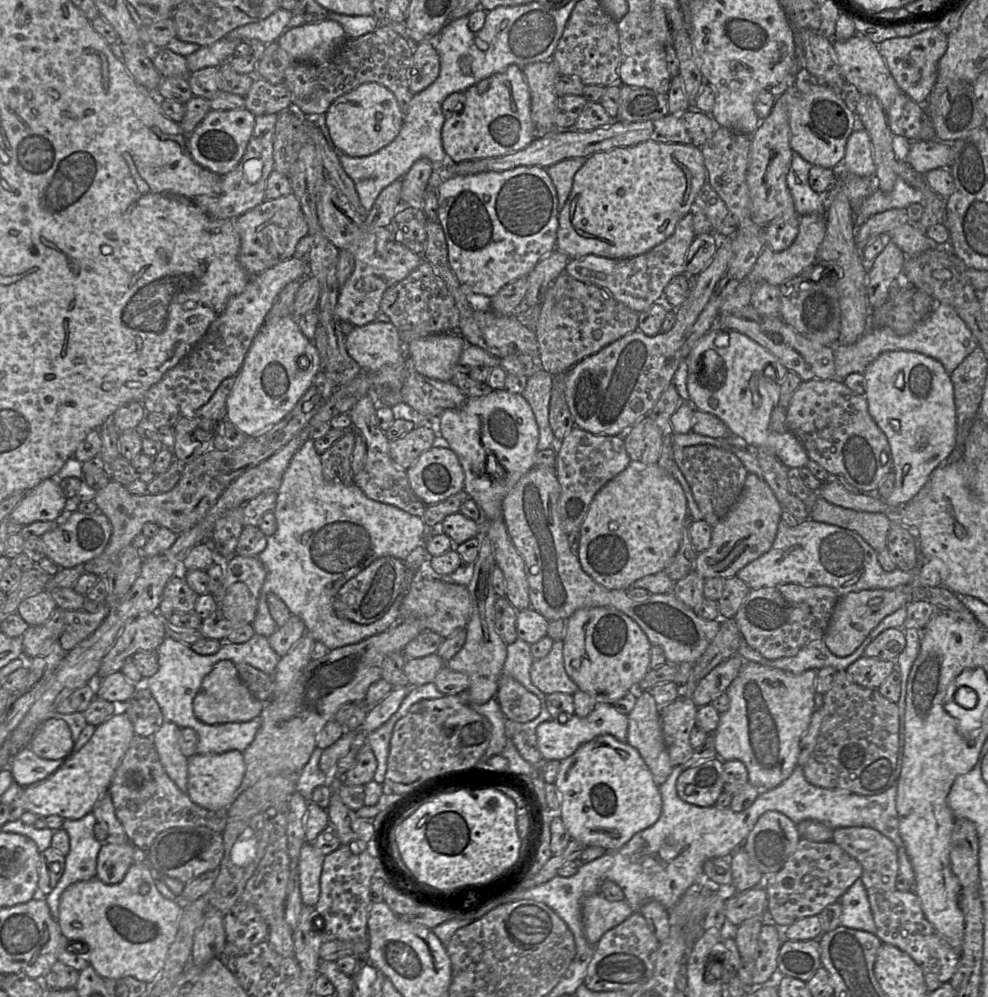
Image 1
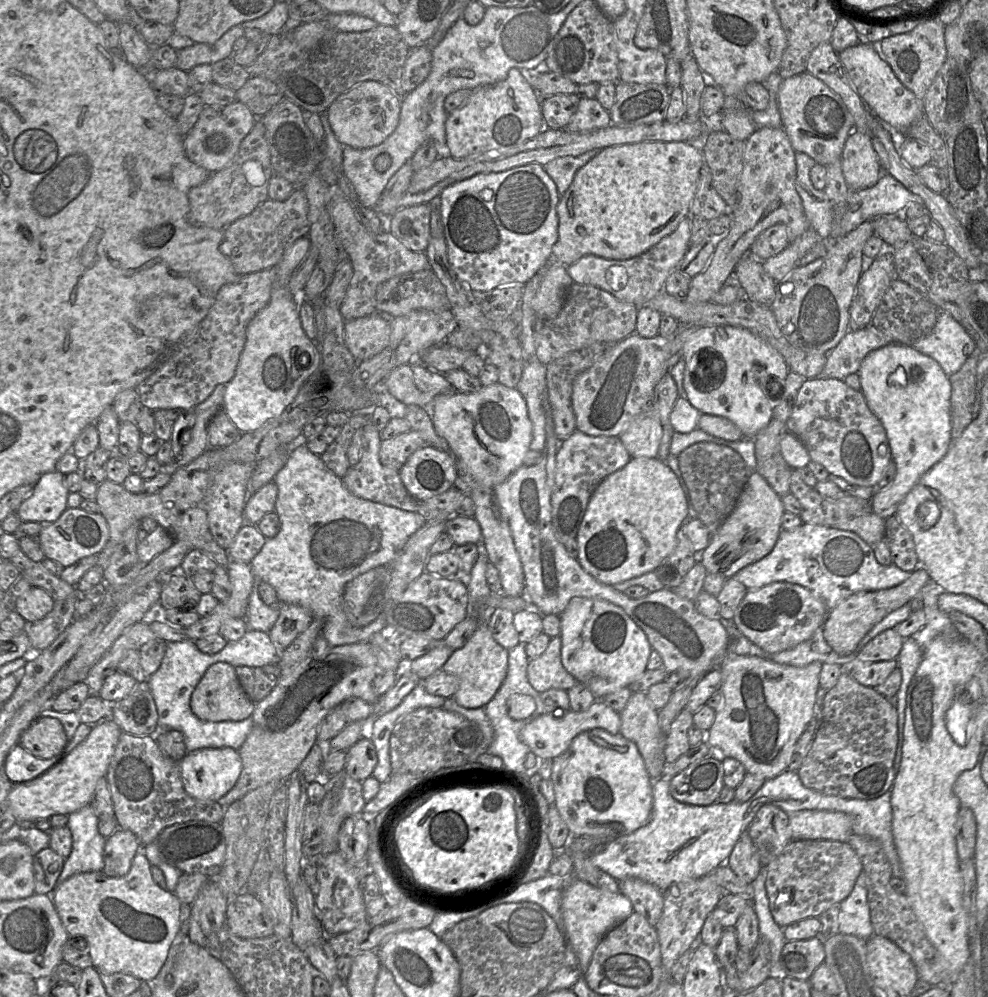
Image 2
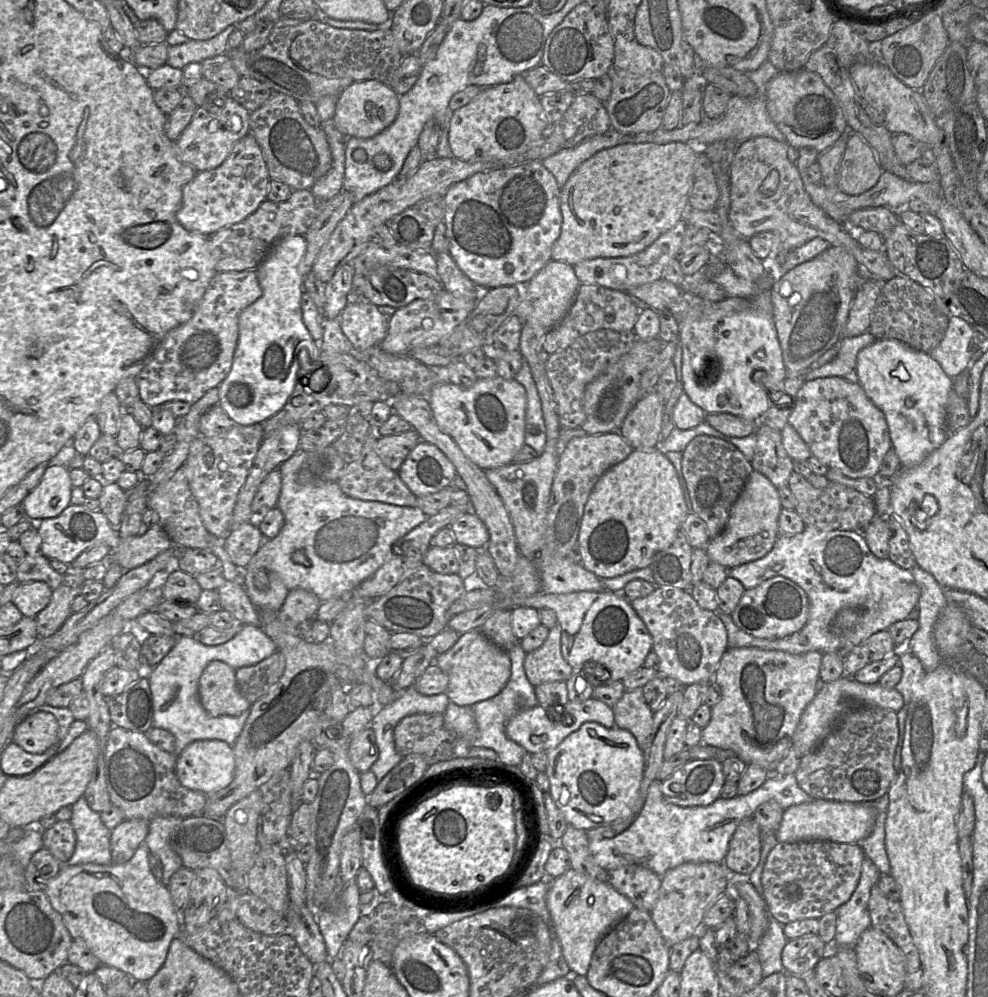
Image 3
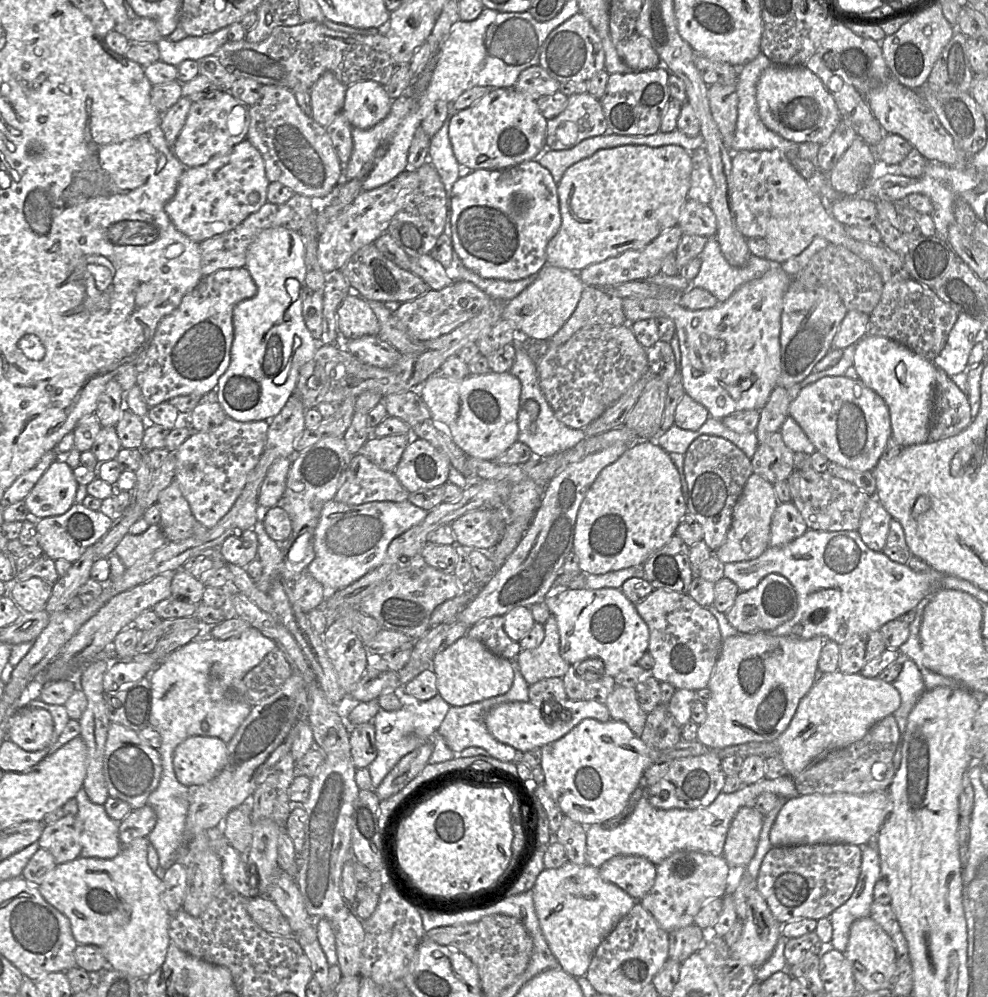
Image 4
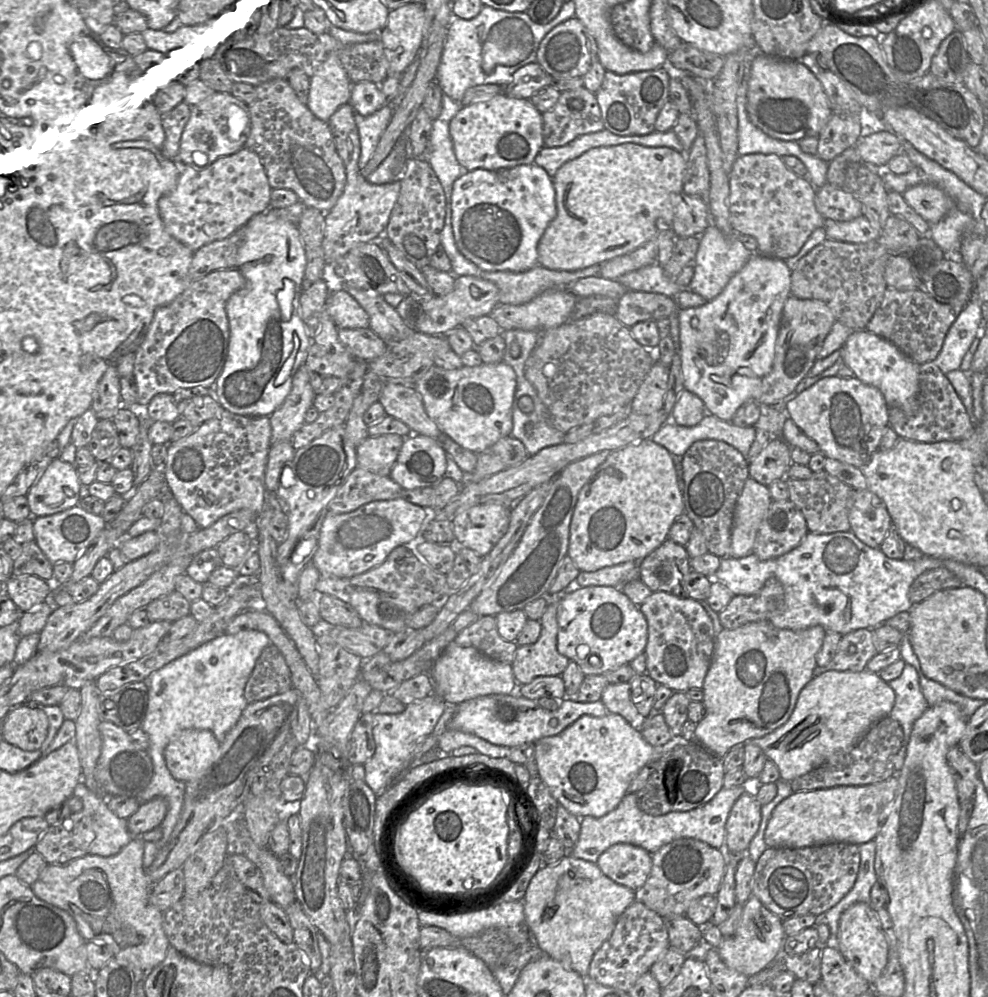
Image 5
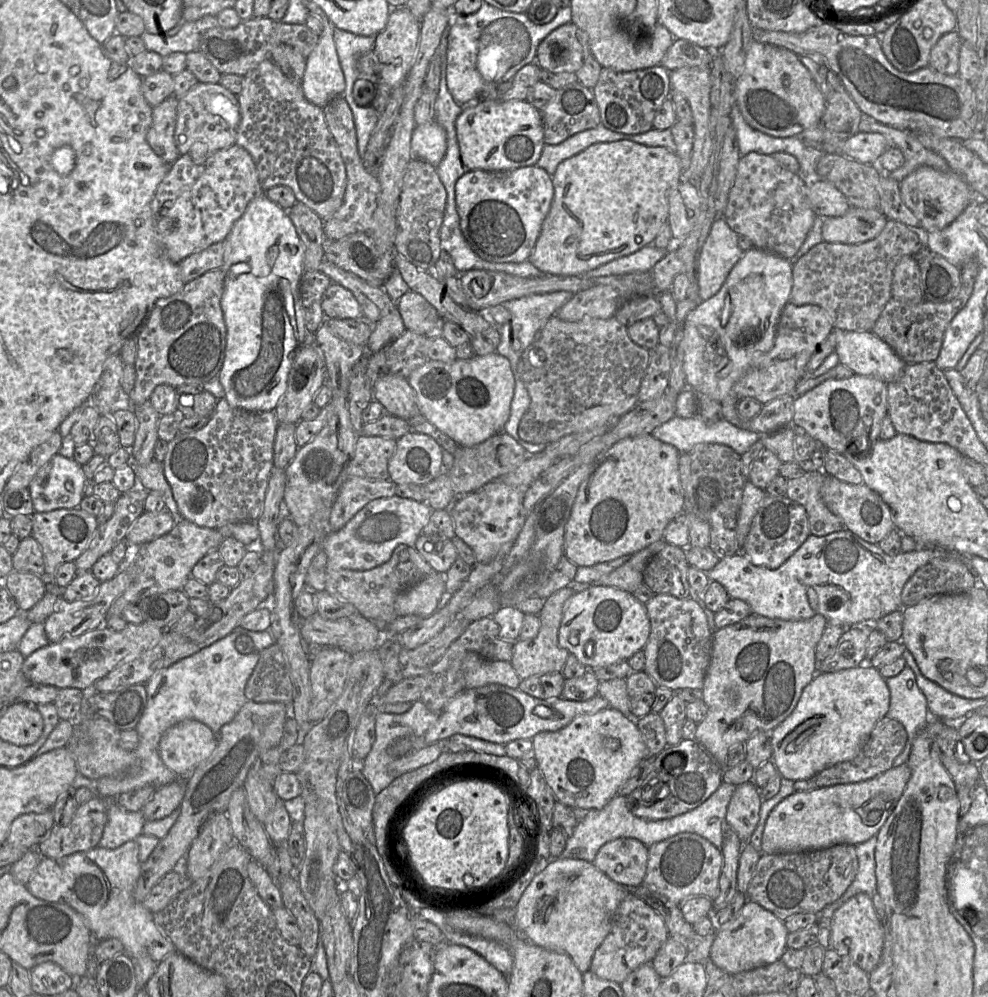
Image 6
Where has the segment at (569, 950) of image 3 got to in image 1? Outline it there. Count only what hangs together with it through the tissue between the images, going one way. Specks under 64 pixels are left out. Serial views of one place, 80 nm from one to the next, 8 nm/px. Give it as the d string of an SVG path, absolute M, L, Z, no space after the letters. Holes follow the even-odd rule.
M594 894L582 901L582 920L586 939L596 946L610 929L624 922L634 913L626 900L609 901L602 894Z

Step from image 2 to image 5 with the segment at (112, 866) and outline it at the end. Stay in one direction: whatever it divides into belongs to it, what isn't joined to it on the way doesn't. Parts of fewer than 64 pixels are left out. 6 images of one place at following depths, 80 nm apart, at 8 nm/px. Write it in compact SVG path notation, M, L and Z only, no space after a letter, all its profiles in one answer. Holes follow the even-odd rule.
M153 798L141 803L138 810L127 819L127 826L133 837L140 837L160 826L167 812L167 803L161 798Z

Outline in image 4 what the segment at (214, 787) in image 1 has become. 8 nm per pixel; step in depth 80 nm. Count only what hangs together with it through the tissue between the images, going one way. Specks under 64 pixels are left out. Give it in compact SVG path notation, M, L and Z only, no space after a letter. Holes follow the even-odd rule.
M191 736L174 750L174 772L181 784L199 786L212 780L221 771L226 758L227 744L220 738Z

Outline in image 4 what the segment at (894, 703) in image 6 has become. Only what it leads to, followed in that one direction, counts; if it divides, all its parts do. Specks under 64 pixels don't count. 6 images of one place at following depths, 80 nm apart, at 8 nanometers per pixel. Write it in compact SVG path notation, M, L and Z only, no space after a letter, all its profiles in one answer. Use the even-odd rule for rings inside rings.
M902 658L903 668L898 677L892 682L901 696L901 705L894 712L899 727L899 741L893 757L895 771L900 768L902 759L902 746L907 727L908 716L926 690L922 674L914 661Z

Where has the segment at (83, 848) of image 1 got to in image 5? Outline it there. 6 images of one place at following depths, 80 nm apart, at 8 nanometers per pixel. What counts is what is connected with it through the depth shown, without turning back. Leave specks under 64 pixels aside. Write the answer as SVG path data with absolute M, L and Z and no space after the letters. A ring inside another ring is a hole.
M82 772L81 781L76 785L73 794L82 800L82 811L92 819L92 827L95 833L95 839L89 847L88 854L99 855L103 857L116 855L134 838L128 830L127 819L116 816L107 807L106 796L100 797L86 787L82 781Z

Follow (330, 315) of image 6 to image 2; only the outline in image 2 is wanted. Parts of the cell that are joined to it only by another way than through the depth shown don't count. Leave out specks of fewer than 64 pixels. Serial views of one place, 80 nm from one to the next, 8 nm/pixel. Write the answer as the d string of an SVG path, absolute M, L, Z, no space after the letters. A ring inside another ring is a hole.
M378 313L345 321L344 340L357 361L380 353L389 343L390 323Z

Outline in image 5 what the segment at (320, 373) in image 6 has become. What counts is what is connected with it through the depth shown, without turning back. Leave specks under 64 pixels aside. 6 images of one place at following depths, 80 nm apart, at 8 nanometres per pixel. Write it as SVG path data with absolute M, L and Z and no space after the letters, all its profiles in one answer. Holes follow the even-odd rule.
M305 364L293 376L292 388L282 405L270 415L271 445L291 441L305 423L307 410L313 405L315 393Z

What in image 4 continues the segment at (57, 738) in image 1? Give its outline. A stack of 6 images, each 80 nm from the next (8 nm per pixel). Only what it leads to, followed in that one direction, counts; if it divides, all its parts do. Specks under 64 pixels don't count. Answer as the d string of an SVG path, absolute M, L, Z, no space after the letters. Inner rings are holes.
M19 707L8 721L7 738L27 752L44 749L54 732L51 714L44 709Z

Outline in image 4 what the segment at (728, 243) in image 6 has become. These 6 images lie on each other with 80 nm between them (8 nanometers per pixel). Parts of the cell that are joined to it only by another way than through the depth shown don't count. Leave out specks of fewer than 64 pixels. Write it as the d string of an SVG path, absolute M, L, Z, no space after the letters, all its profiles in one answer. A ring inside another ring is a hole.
M715 236L707 239L698 257L701 267L690 283L692 287L709 291L719 302L727 300L743 284L761 277L772 264L765 257L750 255L743 266L731 266L724 258Z

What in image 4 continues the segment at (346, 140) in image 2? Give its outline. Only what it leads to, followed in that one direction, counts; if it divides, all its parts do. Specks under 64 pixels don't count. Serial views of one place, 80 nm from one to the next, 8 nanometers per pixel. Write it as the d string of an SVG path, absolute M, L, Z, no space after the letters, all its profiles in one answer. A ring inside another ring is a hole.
M360 81L347 87L342 113L352 127L369 129L389 114L392 102L380 83Z

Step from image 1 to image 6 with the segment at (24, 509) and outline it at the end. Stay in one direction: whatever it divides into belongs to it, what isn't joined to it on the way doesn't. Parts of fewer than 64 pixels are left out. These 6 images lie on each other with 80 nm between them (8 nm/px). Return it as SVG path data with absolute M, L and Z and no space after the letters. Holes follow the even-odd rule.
M57 453L39 469L29 484L34 512L77 508L87 482L79 463Z

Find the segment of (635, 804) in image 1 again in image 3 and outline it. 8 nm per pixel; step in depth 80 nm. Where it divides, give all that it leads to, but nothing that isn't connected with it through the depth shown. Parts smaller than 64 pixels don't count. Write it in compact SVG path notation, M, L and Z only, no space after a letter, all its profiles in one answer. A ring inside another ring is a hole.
M586 722L546 755L549 794L569 825L588 831L618 819L635 819L641 811L644 755L631 732L616 726L606 728L596 722Z

